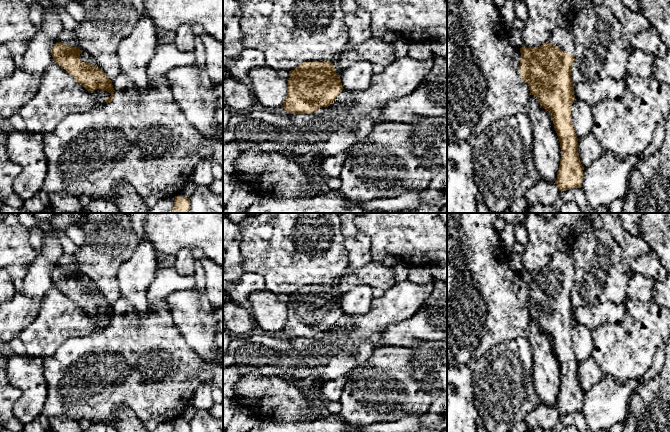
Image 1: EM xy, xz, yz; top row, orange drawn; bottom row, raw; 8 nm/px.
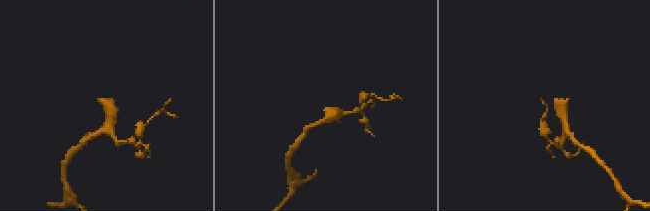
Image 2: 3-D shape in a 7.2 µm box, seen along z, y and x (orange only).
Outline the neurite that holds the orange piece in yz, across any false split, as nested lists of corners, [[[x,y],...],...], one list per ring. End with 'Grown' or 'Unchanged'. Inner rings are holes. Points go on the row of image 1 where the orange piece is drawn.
[[[570,25],[557,27],[550,39],[536,48],[520,48],[521,60],[519,74],[528,84],[530,95],[534,95],[539,104],[551,114],[561,148],[560,166],[557,171],[559,191],[581,188],[584,167],[578,155],[578,138],[573,128],[571,109],[575,99],[571,69],[575,58],[575,41]]]. Grown

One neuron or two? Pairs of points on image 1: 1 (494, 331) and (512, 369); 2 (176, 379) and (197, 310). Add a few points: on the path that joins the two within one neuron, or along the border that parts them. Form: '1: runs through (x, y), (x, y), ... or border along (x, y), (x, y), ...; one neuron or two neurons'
1: border along (523, 336), (500, 342), (481, 356); two neurons
2: border along (174, 324), (184, 337), (186, 343), (205, 359); two neurons

